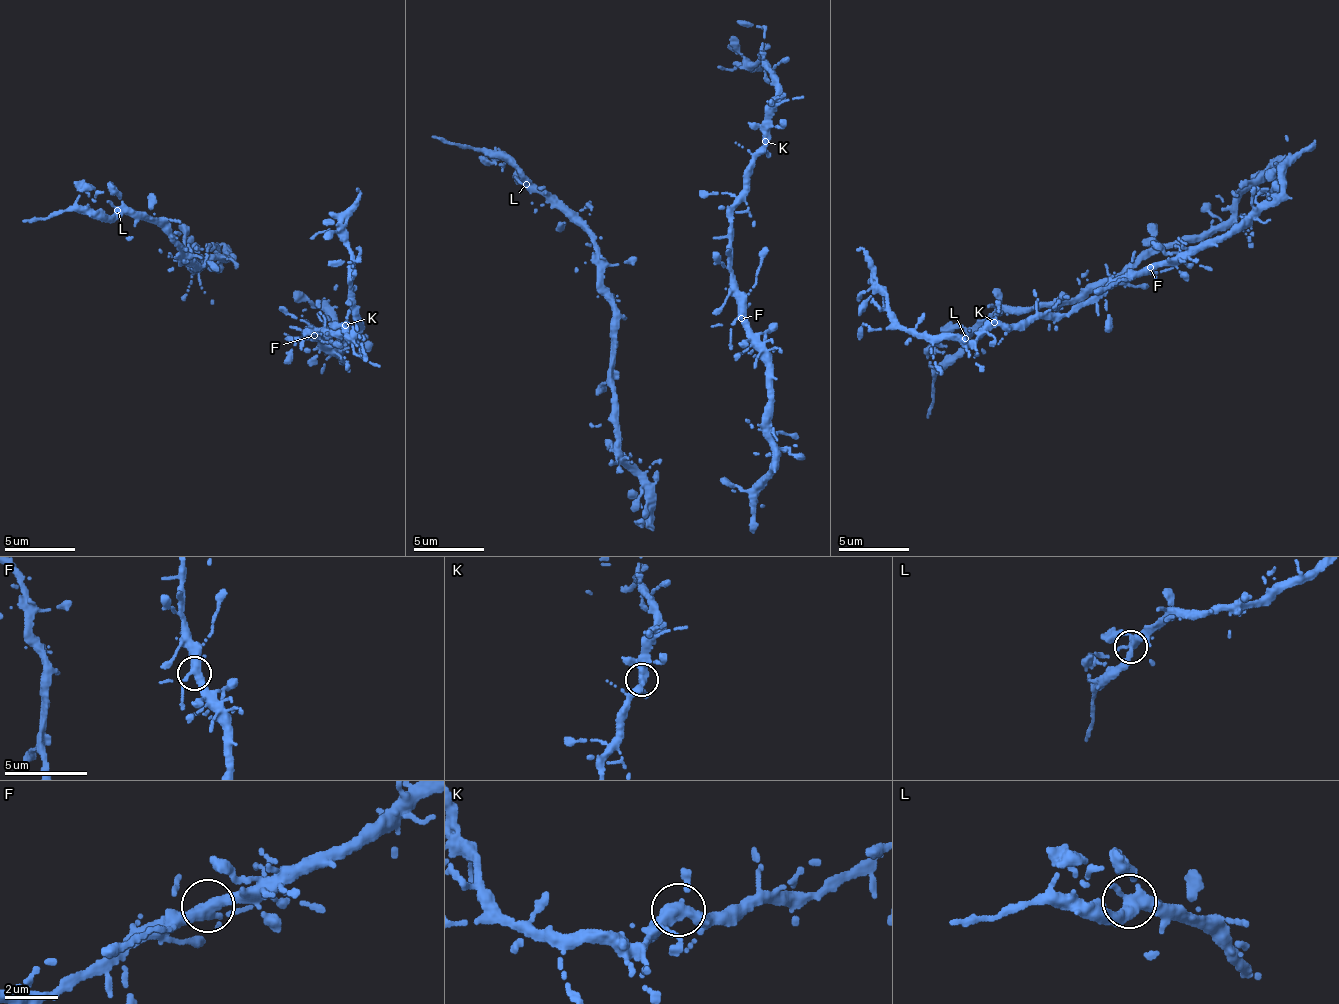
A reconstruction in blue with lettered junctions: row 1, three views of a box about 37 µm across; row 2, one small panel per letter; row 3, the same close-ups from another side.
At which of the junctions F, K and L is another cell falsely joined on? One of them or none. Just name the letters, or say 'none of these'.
none of these

